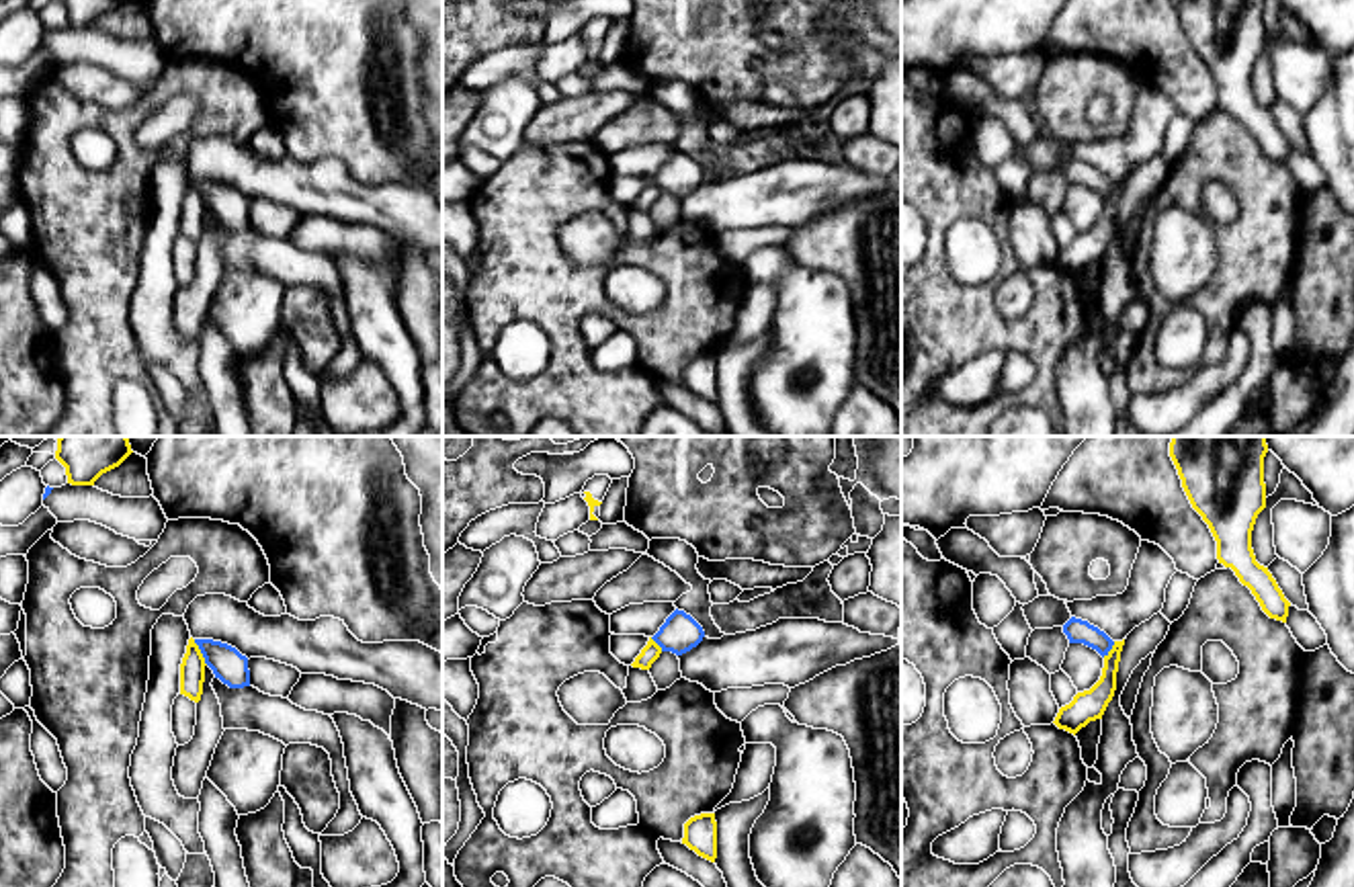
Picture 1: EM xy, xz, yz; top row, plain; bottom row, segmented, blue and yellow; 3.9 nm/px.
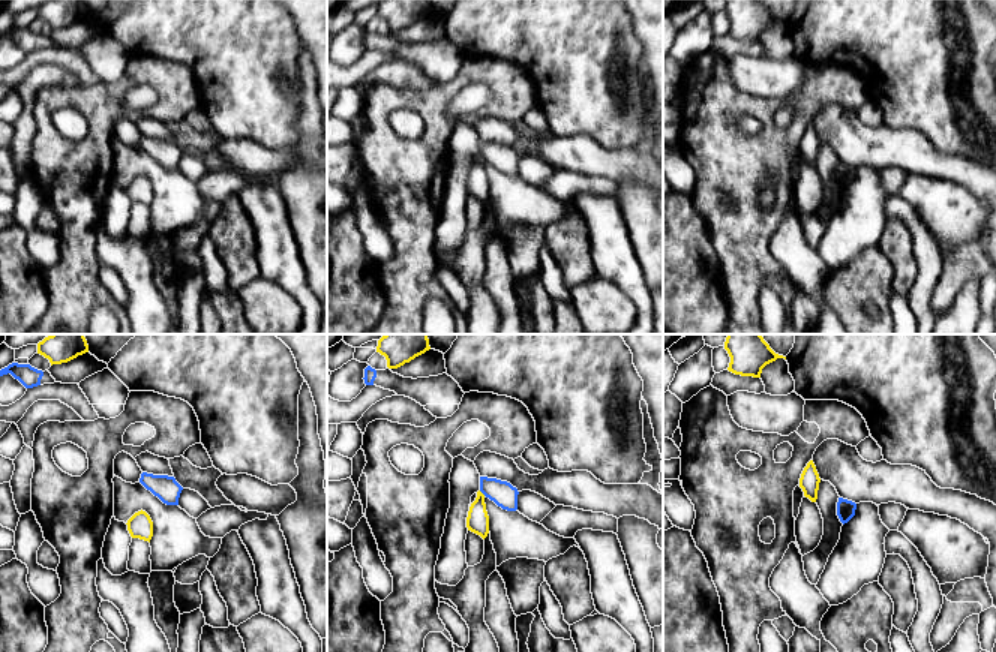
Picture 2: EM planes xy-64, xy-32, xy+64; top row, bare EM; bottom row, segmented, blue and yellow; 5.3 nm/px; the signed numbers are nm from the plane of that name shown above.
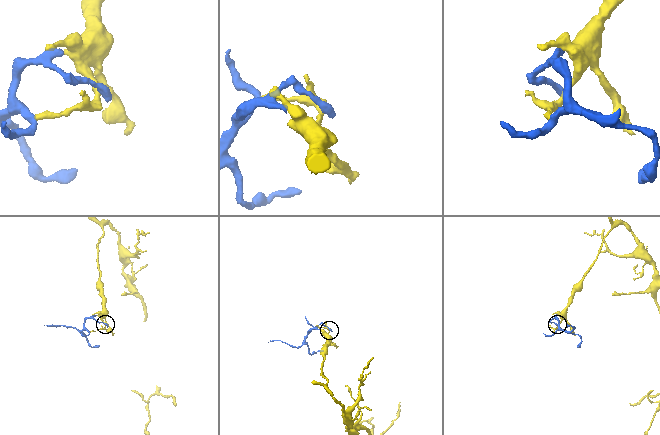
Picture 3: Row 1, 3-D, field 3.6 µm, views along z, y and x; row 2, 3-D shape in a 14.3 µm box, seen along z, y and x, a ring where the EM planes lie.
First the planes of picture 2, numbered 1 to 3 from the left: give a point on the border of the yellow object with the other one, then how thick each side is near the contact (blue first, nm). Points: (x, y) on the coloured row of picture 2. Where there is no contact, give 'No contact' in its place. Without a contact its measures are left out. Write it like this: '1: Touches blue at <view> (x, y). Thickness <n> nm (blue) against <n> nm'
1: No contact
2: Touches blue at xy-32 (482, 492). Thickness 140 nm (blue) against 120 nm
3: No contact

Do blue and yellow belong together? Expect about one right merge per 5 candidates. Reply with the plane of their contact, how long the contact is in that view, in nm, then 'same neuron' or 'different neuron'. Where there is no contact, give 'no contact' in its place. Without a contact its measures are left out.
xy | 120 nm | different neuron

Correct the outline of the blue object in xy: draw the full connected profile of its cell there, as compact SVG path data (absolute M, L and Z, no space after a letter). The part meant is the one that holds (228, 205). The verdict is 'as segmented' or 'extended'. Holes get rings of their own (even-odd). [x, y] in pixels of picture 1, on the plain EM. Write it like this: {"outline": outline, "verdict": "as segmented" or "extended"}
{"outline": "M195 180L199 186L205 205L213 211L229 229L250 227L248 199L242 197L236 188L213 182L213 180Z", "verdict": "as segmented"}

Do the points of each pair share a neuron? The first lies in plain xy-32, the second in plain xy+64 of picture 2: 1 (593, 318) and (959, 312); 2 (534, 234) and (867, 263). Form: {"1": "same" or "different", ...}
{"1": "different", "2": "different"}

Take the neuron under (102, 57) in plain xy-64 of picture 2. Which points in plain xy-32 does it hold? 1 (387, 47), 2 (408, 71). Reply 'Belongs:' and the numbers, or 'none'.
Belongs: 1

